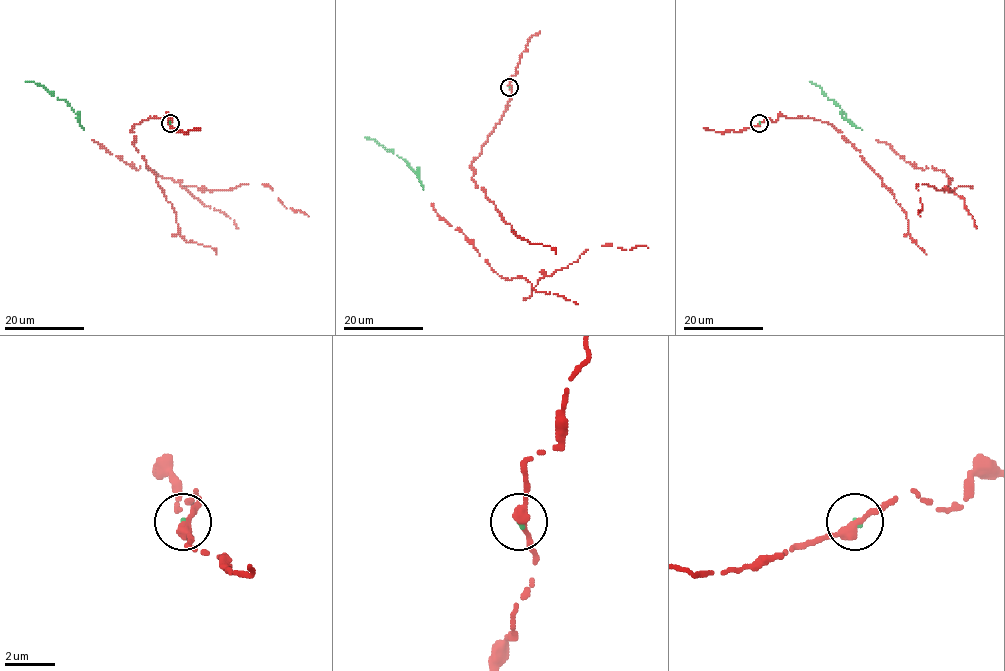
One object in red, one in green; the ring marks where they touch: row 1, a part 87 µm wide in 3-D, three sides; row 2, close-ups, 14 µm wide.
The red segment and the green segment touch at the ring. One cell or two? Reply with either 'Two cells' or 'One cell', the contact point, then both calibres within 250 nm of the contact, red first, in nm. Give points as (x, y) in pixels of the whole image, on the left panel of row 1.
One cell. Place: (170, 123). Thickness 320 nm (red) against 110 nm

